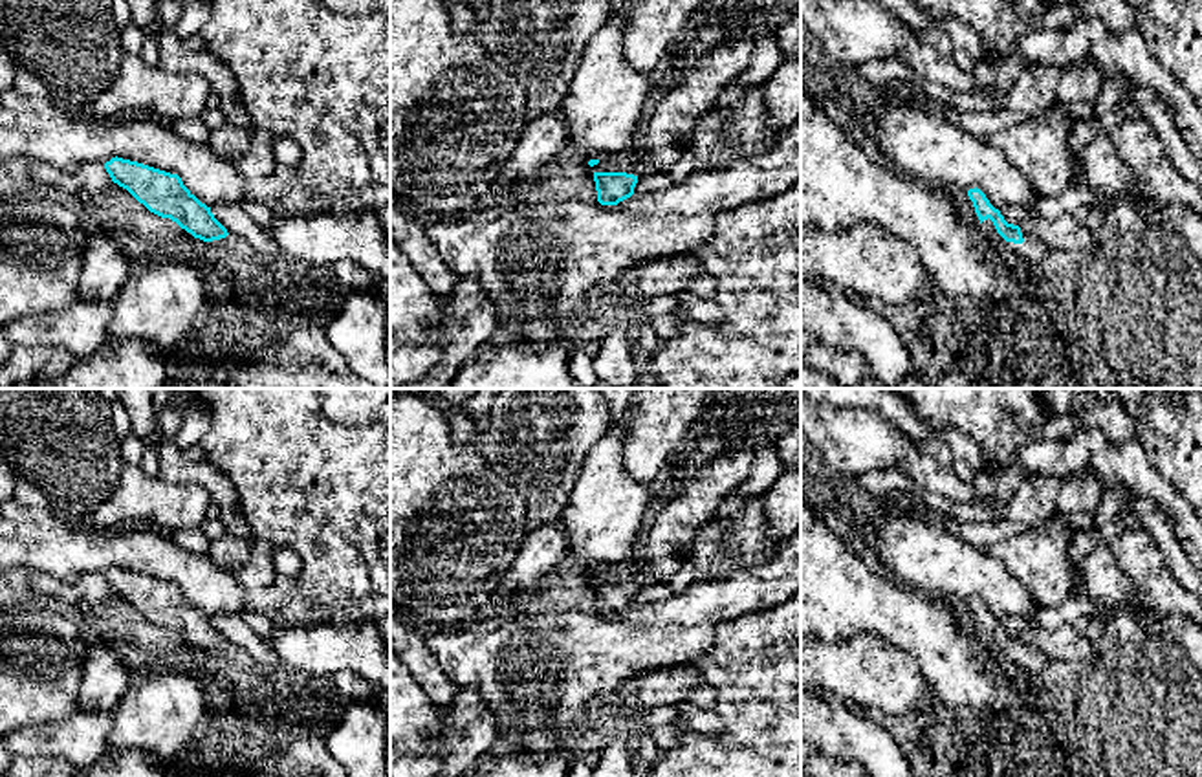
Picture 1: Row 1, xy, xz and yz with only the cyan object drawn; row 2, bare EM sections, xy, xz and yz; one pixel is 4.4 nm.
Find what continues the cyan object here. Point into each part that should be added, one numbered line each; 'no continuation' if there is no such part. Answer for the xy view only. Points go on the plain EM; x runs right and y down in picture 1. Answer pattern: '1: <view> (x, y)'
1: xy (242, 660)

